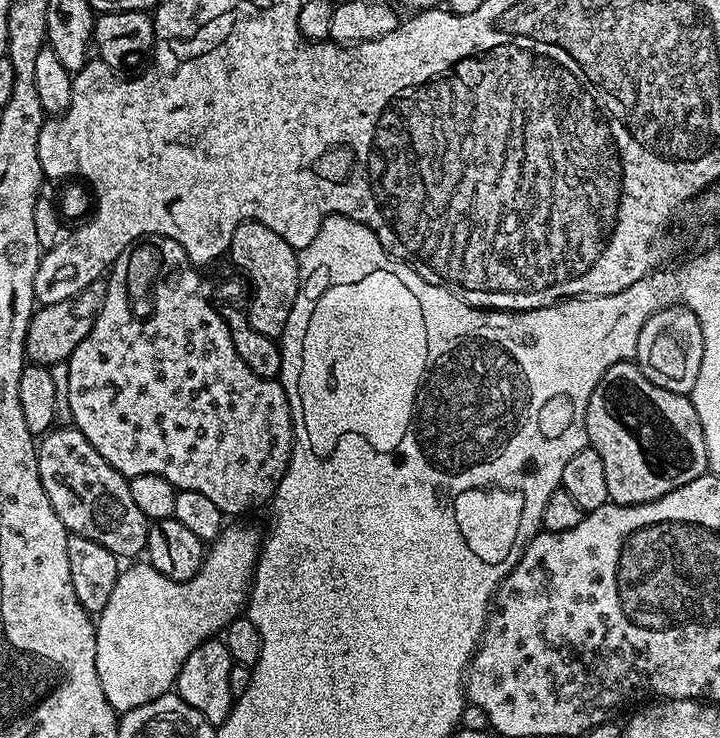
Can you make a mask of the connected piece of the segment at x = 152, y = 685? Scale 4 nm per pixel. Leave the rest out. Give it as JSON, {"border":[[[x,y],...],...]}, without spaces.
{"border":[[[240,522],[229,523],[221,529],[207,549],[199,574],[186,582],[158,574],[158,570],[147,562],[136,564],[133,568],[125,567],[114,582],[110,602],[106,602],[98,614],[95,626],[98,682],[102,682],[102,694],[106,694],[106,702],[110,702],[116,713],[123,714],[138,706],[146,706],[146,702],[154,702],[154,698],[173,691],[186,658],[190,658],[198,646],[223,633],[229,622],[245,611],[252,576],[256,573],[256,559],[260,557],[262,536],[250,525],[236,523]]]}

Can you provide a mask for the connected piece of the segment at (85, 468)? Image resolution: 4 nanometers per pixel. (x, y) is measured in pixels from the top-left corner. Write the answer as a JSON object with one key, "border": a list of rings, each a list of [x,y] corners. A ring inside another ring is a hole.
{"border":[[[56,426],[43,433],[36,450],[38,478],[42,478],[42,490],[54,506],[54,514],[71,535],[90,538],[117,558],[141,555],[148,546],[150,522],[134,503],[129,477],[114,470],[75,426],[67,427]]]}

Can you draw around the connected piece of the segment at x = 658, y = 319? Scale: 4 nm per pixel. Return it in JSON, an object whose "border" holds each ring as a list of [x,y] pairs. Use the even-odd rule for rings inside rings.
{"border":[[[673,306],[658,310],[642,326],[635,363],[640,365],[642,374],[654,382],[654,386],[662,386],[662,390],[691,393],[694,382],[698,378],[698,370],[702,366],[704,339],[702,326],[690,309]]]}

